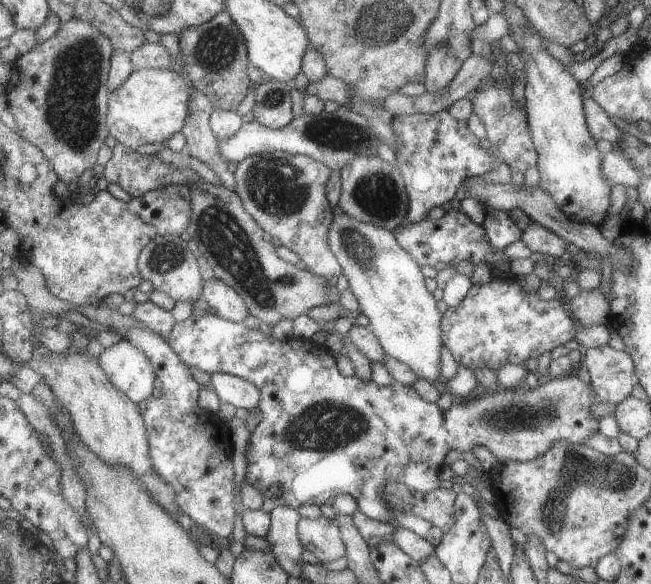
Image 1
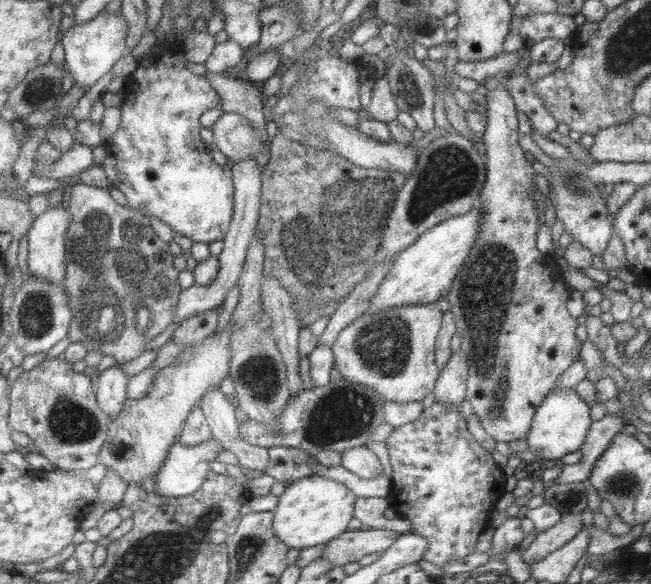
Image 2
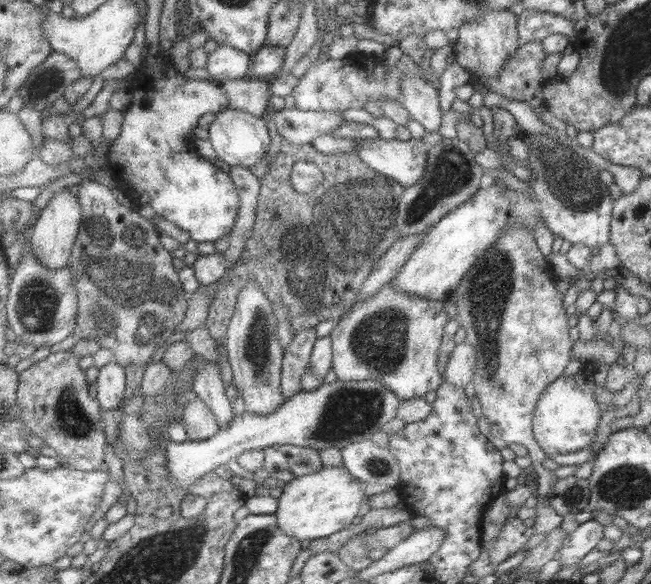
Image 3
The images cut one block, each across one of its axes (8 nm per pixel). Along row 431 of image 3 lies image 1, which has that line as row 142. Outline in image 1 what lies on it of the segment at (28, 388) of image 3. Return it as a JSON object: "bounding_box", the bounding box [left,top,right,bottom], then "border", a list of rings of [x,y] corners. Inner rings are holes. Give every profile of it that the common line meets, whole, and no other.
{"bounding_box":[6,17,114,183],"border":[[[72,17],[50,39],[38,43],[31,52],[18,59],[15,79],[6,86],[8,105],[18,125],[18,133],[43,150],[60,180],[65,183],[77,183],[85,170],[99,164],[100,150],[110,134],[107,112],[112,95],[109,77],[114,51],[109,36],[99,32],[93,24]]]}

